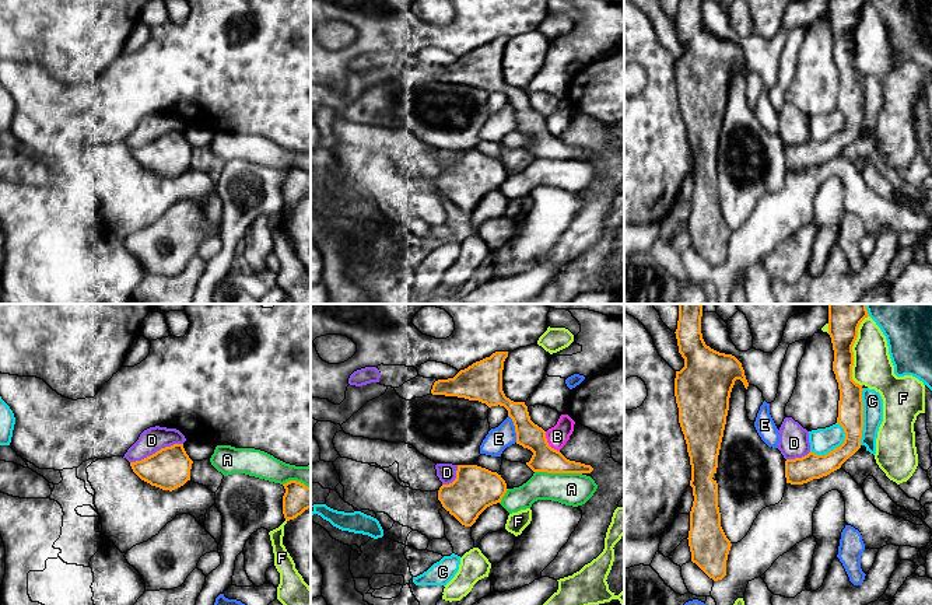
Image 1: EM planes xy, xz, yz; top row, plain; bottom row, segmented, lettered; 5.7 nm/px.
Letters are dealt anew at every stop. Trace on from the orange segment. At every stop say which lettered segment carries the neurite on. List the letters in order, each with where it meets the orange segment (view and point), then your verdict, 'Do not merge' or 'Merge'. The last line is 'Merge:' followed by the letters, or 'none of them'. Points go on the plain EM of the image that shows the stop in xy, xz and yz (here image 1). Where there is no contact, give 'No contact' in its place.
A: Touches orange at xz (559, 158). Do not merge
B: Touches orange at xz (547, 129). Do not merge
C: Touches orange at yz (862, 102). Do not merge
D: Touches orange at xy (157, 137). Do not merge
E: Touches orange at xz (515, 115). Do not merge
F: Touches orange at yz (851, 37). Do not merge
Merge: none of them

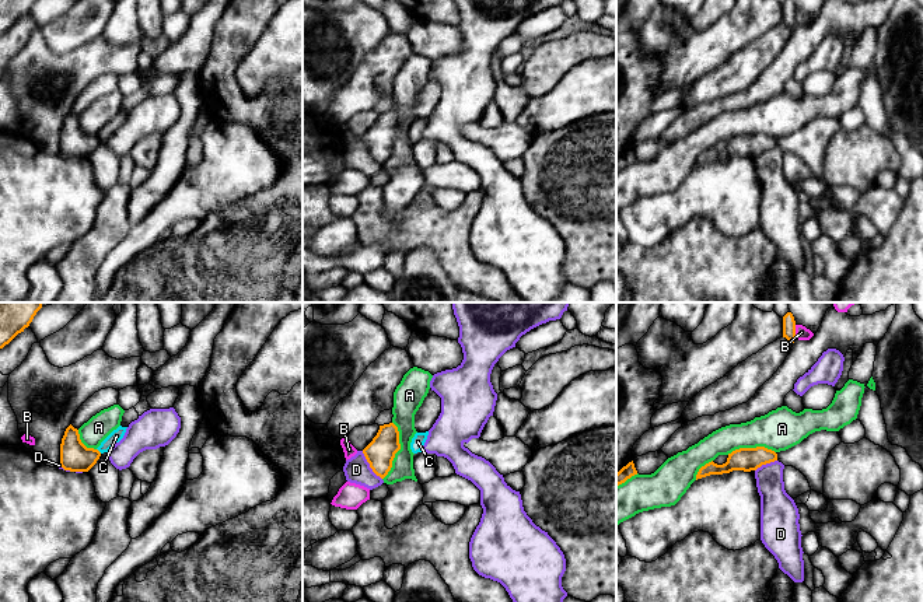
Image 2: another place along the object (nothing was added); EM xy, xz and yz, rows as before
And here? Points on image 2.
A: Touches orange at xz (398, 136). Do not merge
B: Touches orange at yz (794, 18). Do not merge
C: Touches orange at xy (98, 137). Do not merge
D: Touches orange at xz (370, 151). Do not merge
Merge: none of them

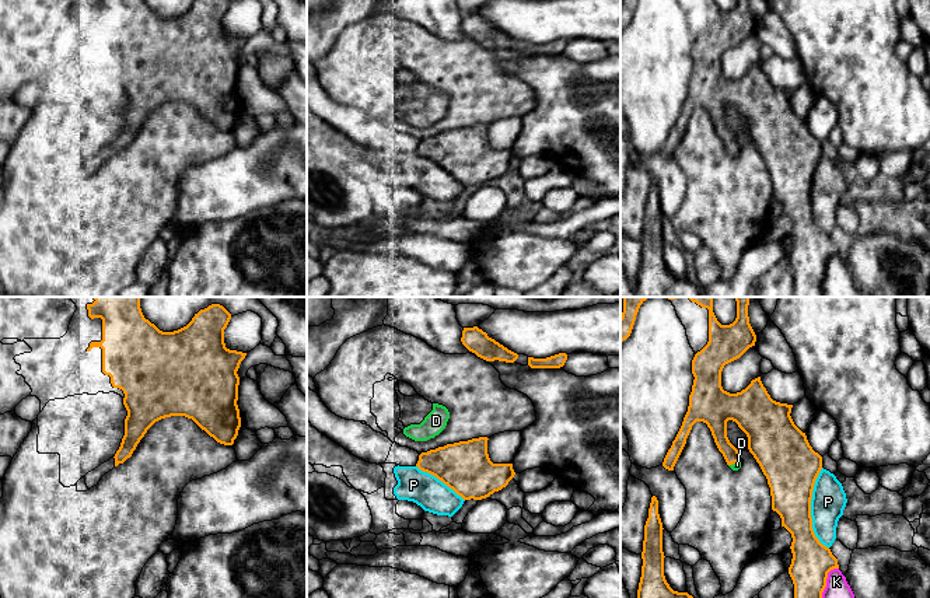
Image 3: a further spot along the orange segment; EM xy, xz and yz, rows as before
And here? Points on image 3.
D: Touches orange at yz (734, 149). Merge
K: Touches orange at yz (825, 272). Do not merge
P: Touches orange at yz (810, 195). Do not merge
Merge: D

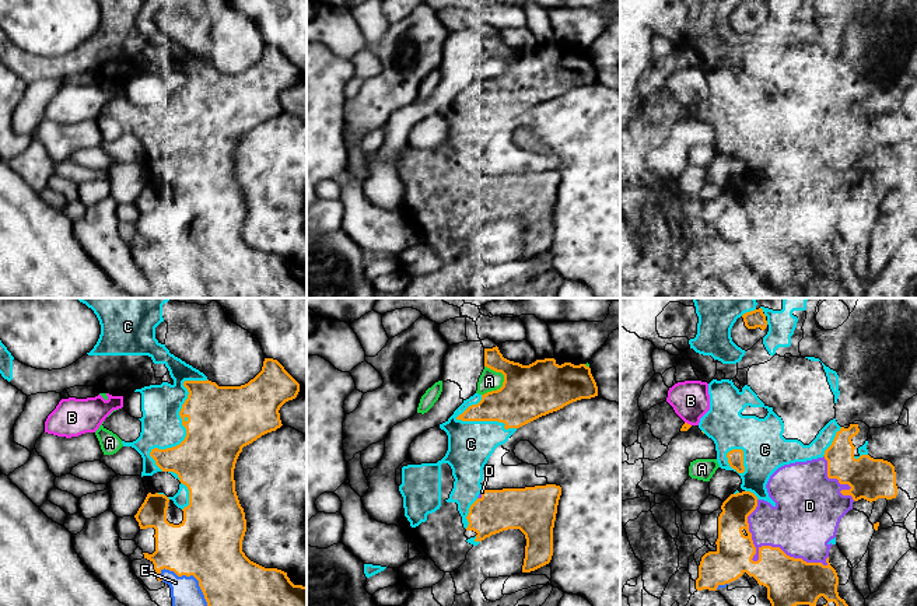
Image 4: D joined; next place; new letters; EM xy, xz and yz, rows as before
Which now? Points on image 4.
A: Touches orange at xz (500, 74). Do not merge
B: Touches orange at yz (686, 109). Do not merge
C: Touches orange at xy (182, 111). Merge
D: Touches orange at yz (769, 233). Merge
E: Touches orange at xy (193, 262). Do not merge
Merge: C, D

